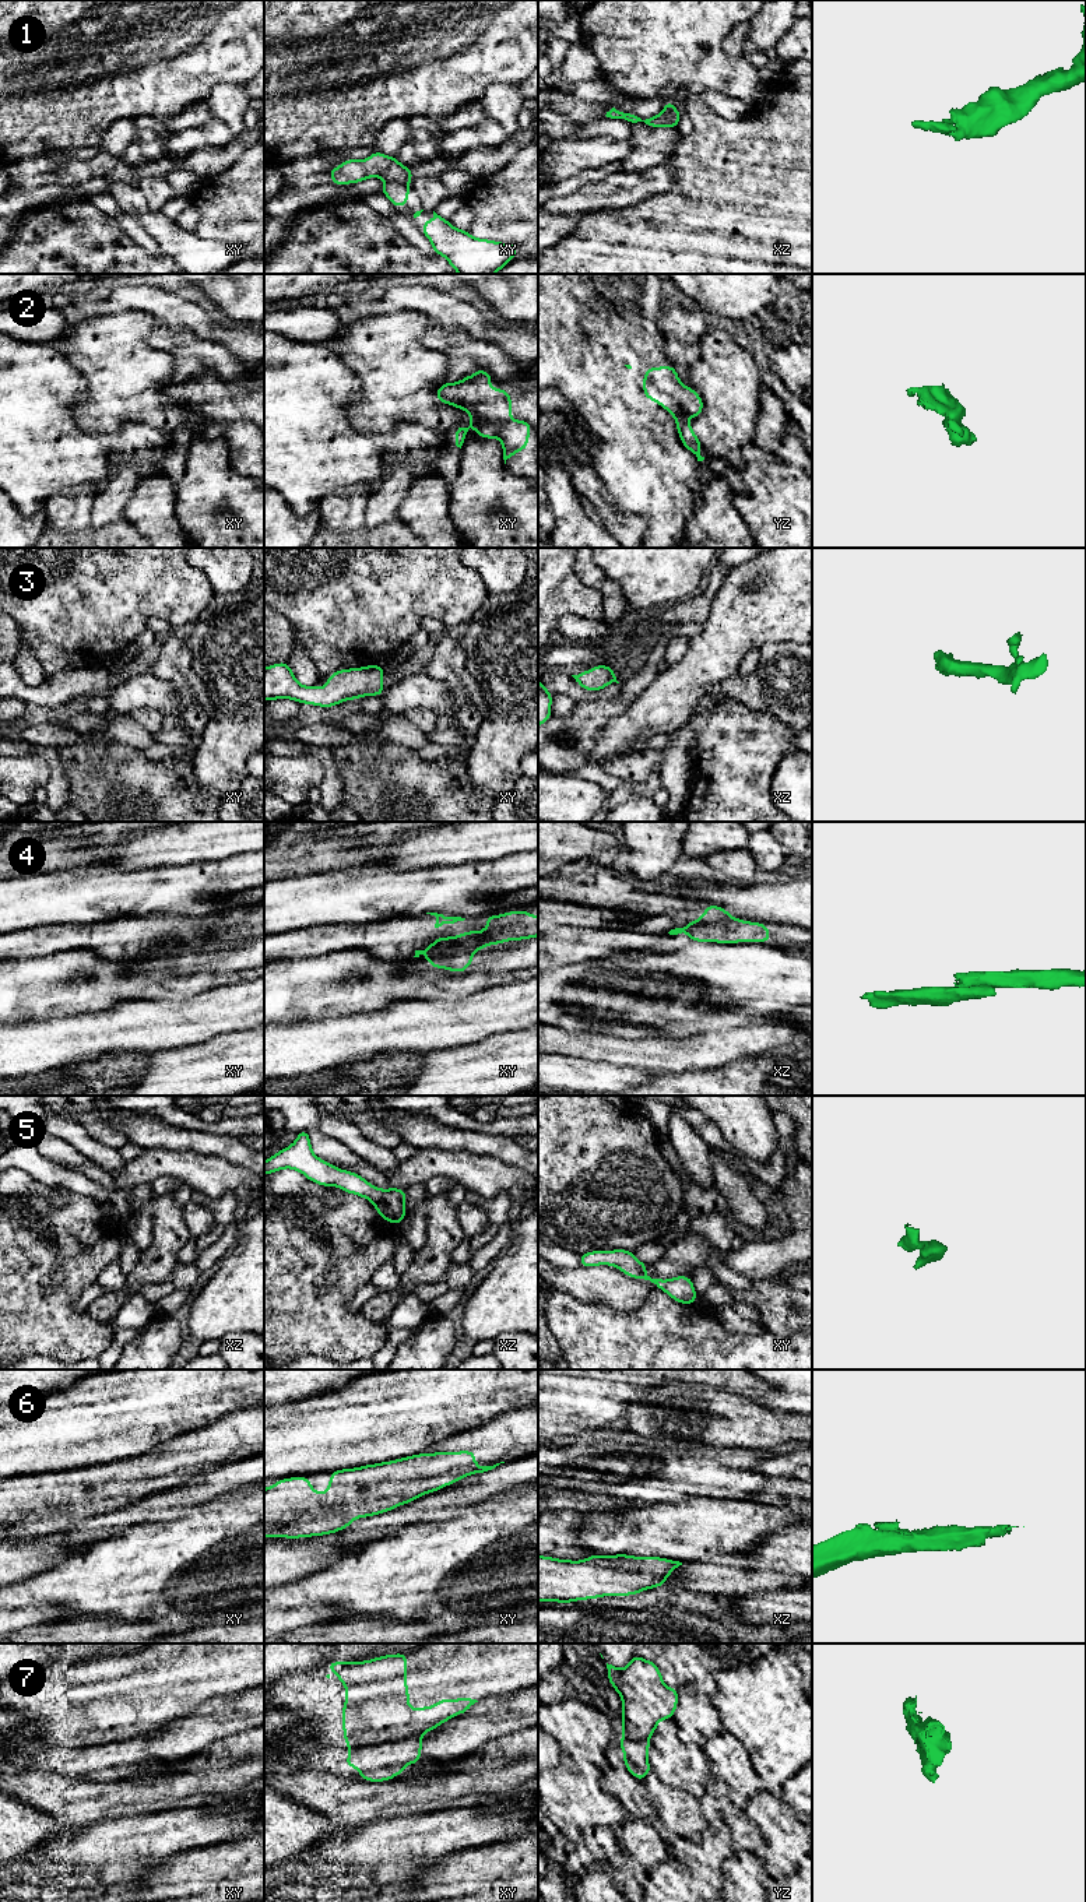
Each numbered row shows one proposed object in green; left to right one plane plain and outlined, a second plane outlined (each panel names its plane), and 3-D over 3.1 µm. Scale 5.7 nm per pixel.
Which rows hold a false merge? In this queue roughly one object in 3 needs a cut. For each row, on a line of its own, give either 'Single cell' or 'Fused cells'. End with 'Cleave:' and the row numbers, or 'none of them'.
1: Fused cells
2: Fused cells
3: Single cell
4: Fused cells
5: Single cell
6: Single cell
7: Fused cells
Cleave: 1, 2, 4, 7

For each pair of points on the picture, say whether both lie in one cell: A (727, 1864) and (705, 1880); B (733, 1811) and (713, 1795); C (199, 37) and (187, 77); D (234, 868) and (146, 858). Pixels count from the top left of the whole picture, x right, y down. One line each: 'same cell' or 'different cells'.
A: different cells
B: same cell
C: same cell
D: different cells

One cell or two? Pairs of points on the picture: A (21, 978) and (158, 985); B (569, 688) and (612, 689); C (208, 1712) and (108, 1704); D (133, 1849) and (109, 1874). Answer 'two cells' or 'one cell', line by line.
A: one cell
B: one cell
C: two cells
D: two cells

